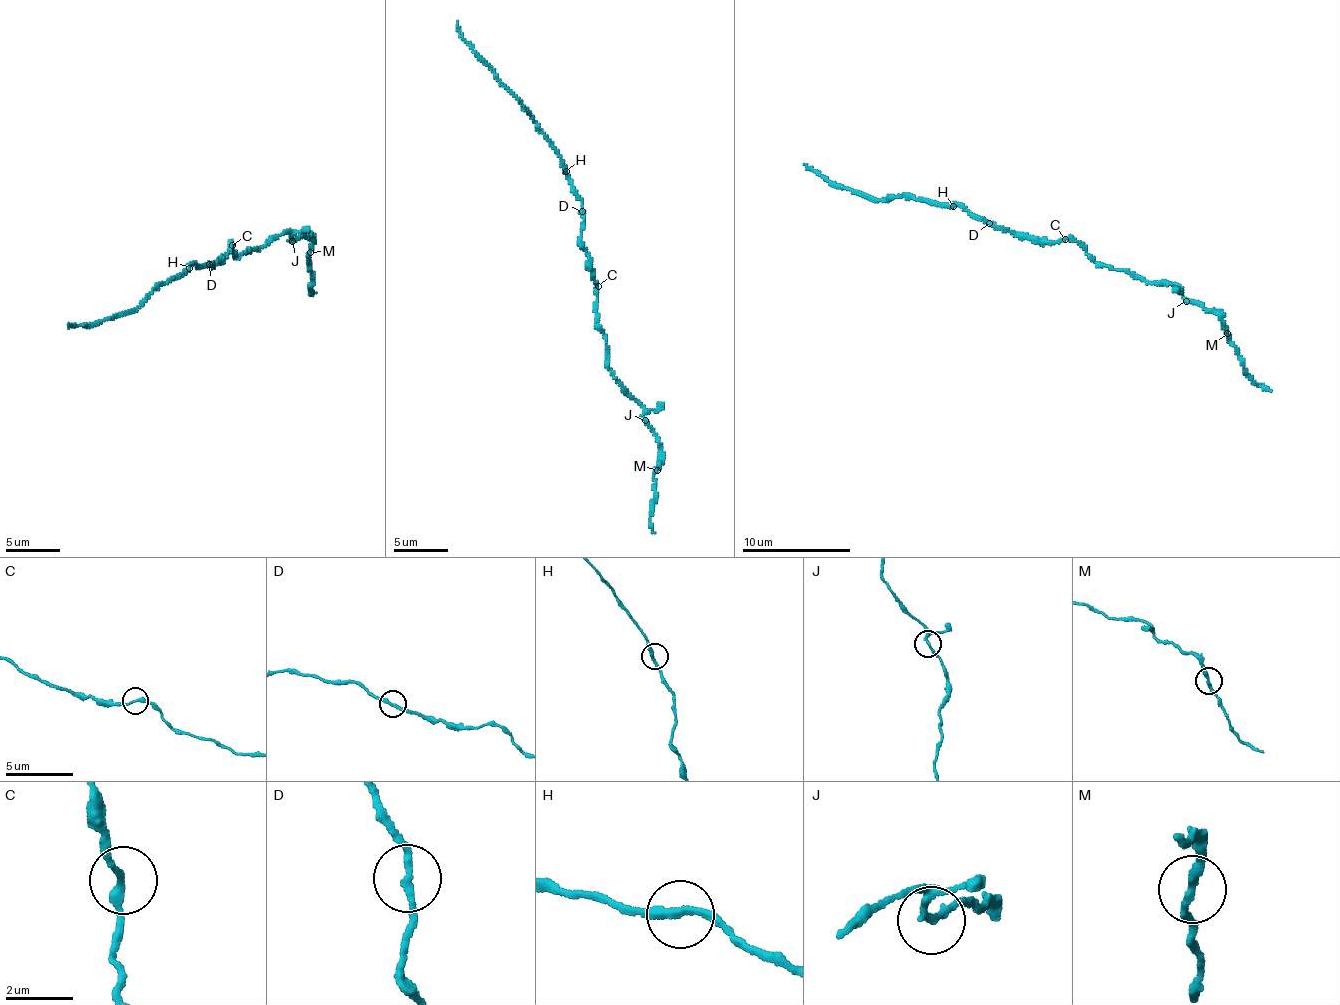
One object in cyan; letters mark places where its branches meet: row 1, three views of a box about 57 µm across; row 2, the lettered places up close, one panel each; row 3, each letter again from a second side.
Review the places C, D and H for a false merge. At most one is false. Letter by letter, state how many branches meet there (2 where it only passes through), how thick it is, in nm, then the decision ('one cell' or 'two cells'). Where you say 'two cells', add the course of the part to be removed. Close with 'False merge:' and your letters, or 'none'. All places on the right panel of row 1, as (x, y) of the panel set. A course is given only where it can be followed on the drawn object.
C: 2 | 240 nm | one cell
D: 2 | 220 nm | one cell
H: 2 | 240 nm | one cell
False merge: none

